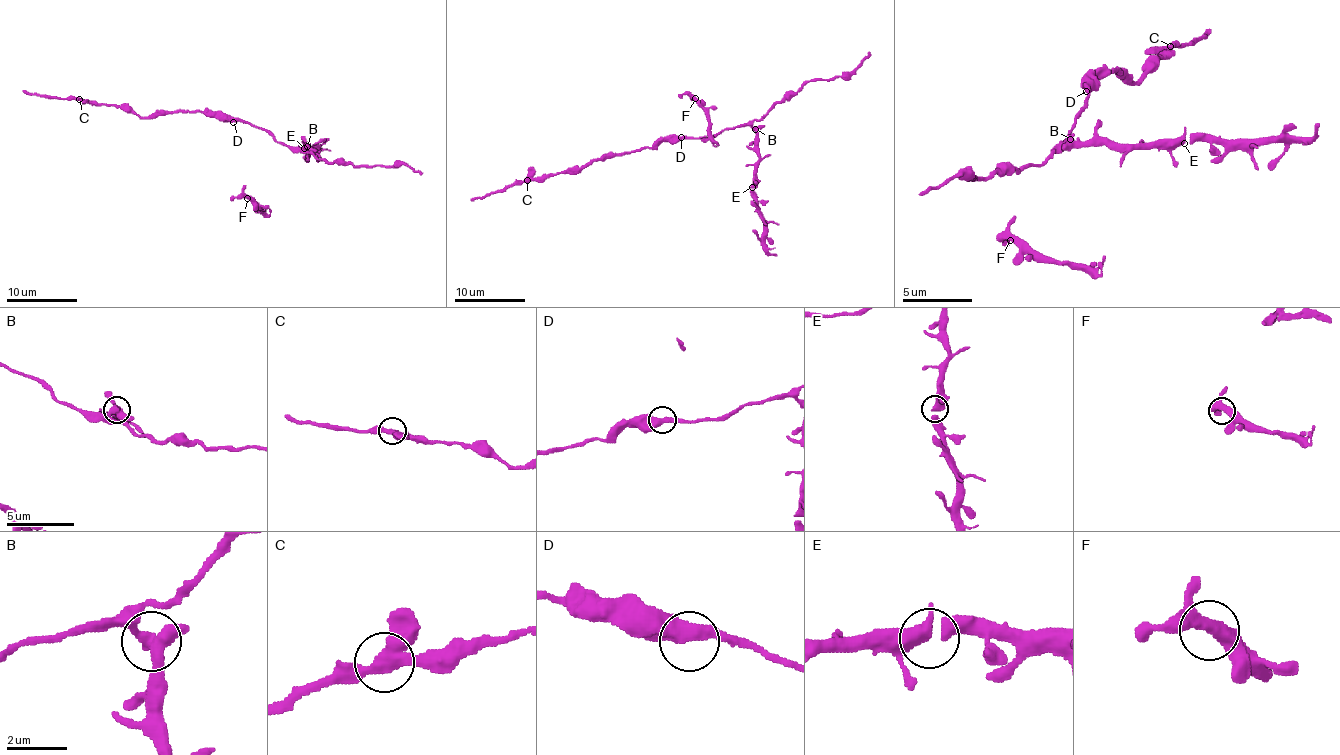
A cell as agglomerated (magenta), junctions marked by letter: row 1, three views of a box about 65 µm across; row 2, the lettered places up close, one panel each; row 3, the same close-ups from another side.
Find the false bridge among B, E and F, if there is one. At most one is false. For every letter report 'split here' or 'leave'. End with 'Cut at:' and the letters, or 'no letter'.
B: split here
E: leave
F: leave
Cut at: B

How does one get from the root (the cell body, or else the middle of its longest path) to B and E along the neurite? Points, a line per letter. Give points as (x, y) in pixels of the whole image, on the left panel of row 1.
B: (233, 116), (265, 129), (277, 141), (290, 146), (308, 146)
E: (233, 116), (265, 129), (277, 141), (290, 146), (311, 148), (304, 148)

